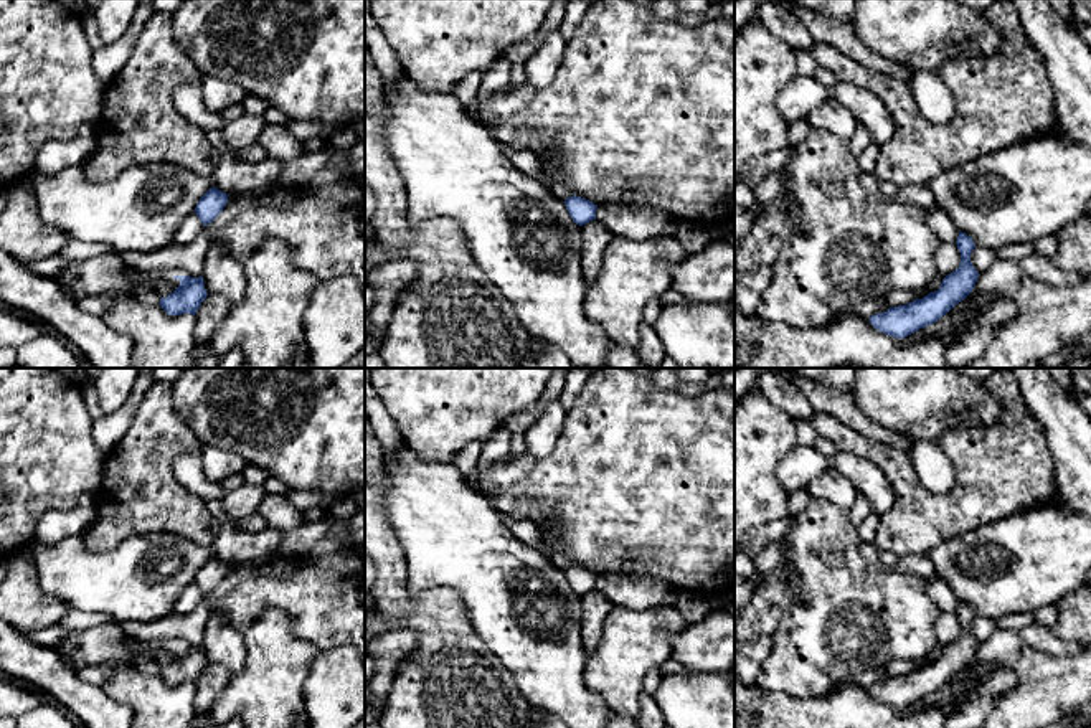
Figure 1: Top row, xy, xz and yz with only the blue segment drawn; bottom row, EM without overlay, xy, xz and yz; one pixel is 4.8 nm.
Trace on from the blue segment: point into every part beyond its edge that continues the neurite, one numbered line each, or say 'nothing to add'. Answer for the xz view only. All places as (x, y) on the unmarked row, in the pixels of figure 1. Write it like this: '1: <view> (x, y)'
nothing to add

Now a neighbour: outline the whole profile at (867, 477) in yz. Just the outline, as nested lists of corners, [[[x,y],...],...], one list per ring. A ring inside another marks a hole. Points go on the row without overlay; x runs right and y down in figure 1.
[[[838,451],[830,459],[830,466],[845,475],[858,492],[862,492],[871,508],[881,517],[895,505],[895,492],[881,469],[853,454]]]

